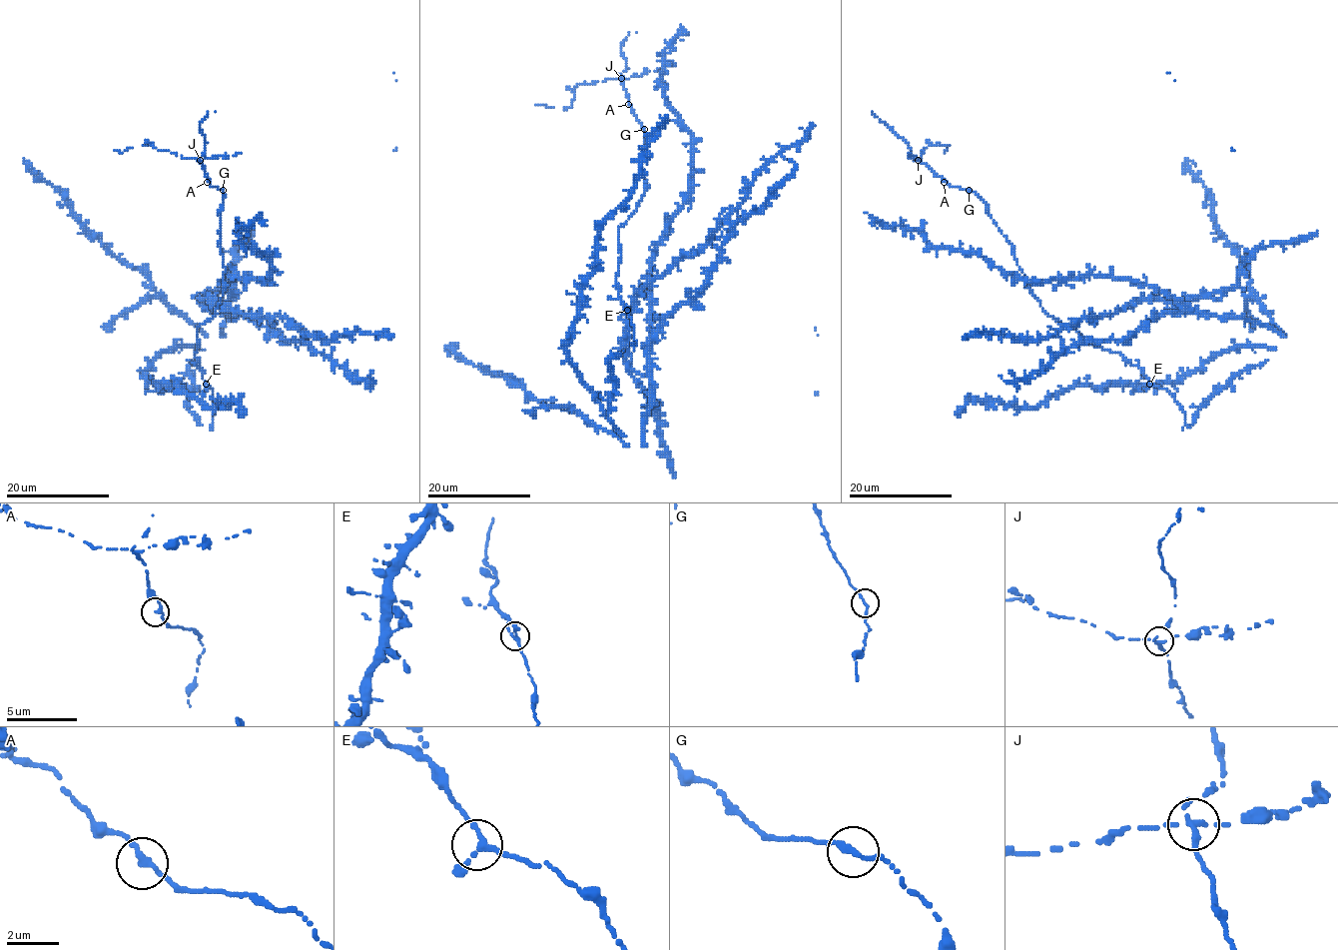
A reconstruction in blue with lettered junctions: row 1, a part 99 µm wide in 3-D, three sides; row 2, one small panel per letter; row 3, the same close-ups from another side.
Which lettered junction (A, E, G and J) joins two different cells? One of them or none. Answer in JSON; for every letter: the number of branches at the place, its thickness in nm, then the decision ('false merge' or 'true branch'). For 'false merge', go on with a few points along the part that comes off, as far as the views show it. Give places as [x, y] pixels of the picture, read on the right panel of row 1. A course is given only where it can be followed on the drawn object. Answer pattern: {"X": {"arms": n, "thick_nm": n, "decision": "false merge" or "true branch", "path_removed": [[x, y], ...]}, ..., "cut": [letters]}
{"A": {"arms": 2, "thick_nm": 240, "decision": "true branch"}, "E": {"arms": 3, "thick_nm": 200, "decision": "true branch"}, "G": {"arms": 2, "thick_nm": 220, "decision": "true branch"}, "J": {"arms": 3, "thick_nm": 190, "decision": "false merge"}, "cut": ["J"]}

